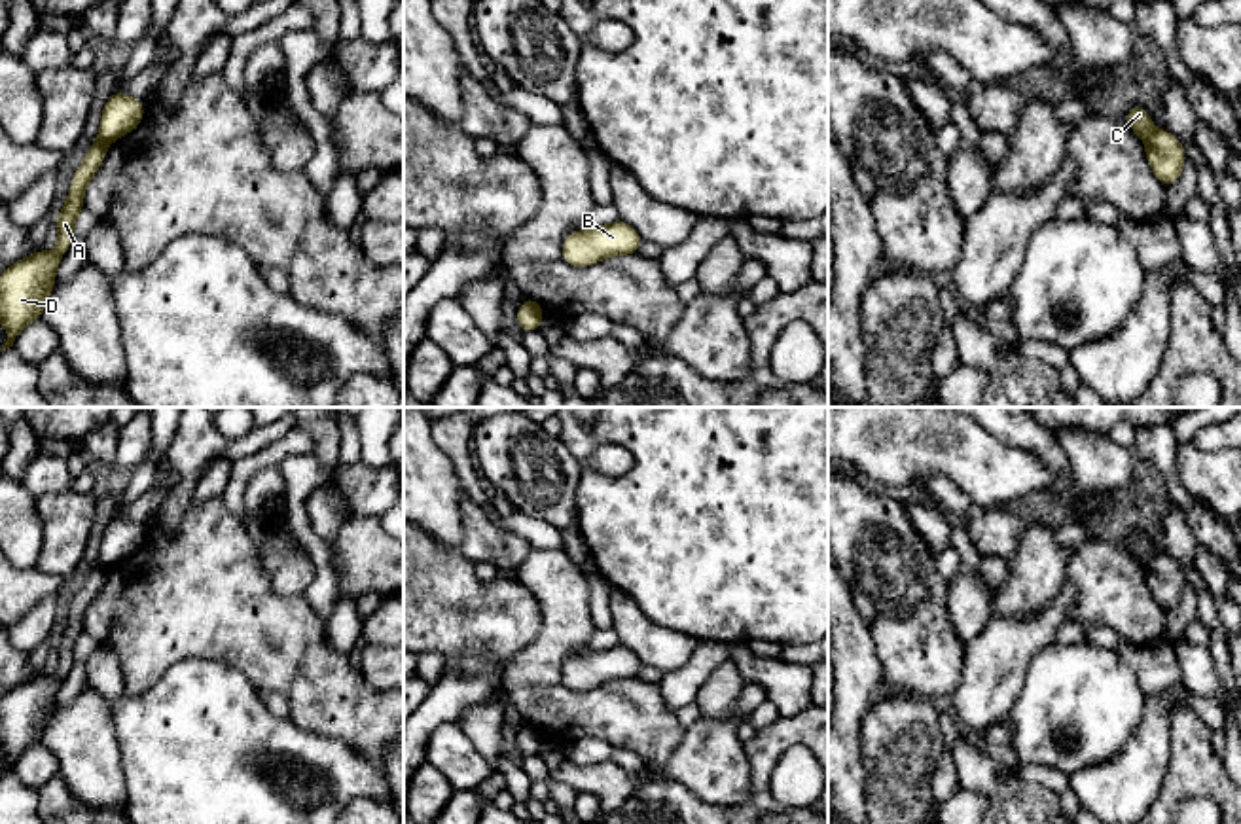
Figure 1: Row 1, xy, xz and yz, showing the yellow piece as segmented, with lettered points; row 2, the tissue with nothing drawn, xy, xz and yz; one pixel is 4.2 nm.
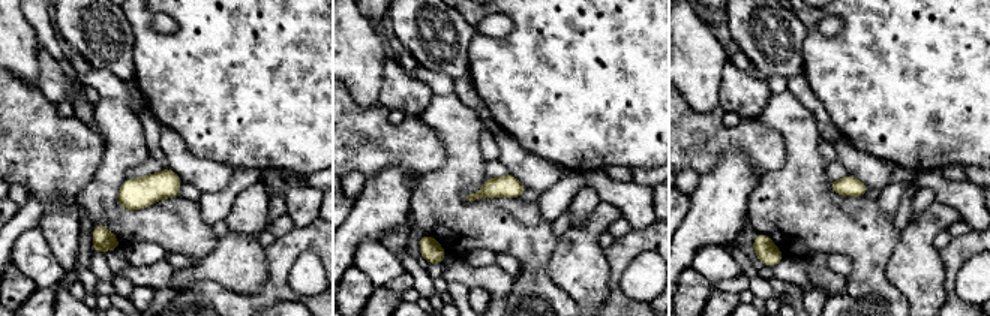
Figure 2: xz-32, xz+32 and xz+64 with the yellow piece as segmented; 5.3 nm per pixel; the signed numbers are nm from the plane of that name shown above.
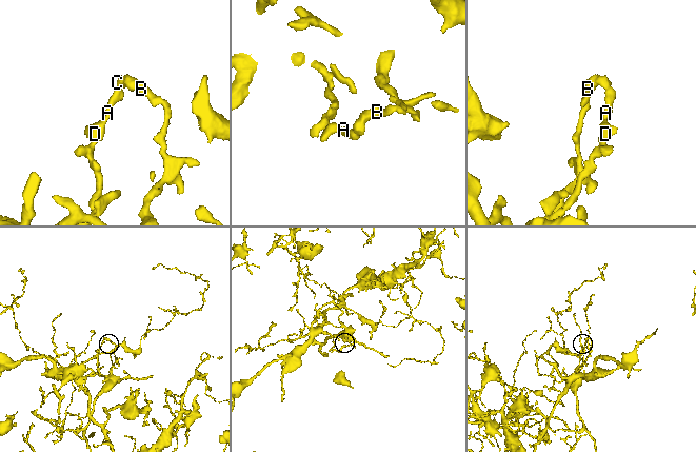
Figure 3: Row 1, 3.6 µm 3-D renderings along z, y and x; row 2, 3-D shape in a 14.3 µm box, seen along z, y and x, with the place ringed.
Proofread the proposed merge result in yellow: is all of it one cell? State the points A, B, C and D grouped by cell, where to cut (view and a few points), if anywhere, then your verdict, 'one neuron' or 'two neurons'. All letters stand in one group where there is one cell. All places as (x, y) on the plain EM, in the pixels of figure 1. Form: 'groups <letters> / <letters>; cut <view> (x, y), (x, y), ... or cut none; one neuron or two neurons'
groups A D / B C; cut yz (1154, 555), (1145, 565); two neurons

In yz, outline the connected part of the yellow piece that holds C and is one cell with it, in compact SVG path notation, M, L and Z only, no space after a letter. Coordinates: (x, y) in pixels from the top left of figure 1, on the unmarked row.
M1133 528L1127 534L1127 547L1133 557L1142 564L1148 564L1156 555L1152 544L1146 540L1146 534L1141 528Z

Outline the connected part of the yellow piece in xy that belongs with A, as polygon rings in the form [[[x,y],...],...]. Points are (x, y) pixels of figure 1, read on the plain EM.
[[[100,561],[89,572],[87,582],[72,600],[66,629],[57,638],[57,674],[34,676],[32,680],[9,690],[0,701],[0,746],[8,754],[8,765],[0,775],[13,771],[17,758],[32,744],[42,743],[44,731],[51,720],[55,695],[63,678],[76,663],[74,644],[83,635],[85,610],[95,600],[106,582],[108,566]]]

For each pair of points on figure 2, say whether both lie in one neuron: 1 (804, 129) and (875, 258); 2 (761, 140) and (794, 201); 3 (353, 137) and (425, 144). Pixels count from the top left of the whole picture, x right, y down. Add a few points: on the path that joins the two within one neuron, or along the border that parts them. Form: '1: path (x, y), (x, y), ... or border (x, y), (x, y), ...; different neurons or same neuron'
1: path (804, 160), (804, 187), (843, 226); same neuron
2: border (782, 135), (785, 162), (764, 172); different neurons
3: path (371, 143), (407, 144); same neuron

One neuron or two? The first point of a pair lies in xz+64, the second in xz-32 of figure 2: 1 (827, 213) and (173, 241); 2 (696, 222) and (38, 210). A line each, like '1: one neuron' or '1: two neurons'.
1: one neuron
2: one neuron

